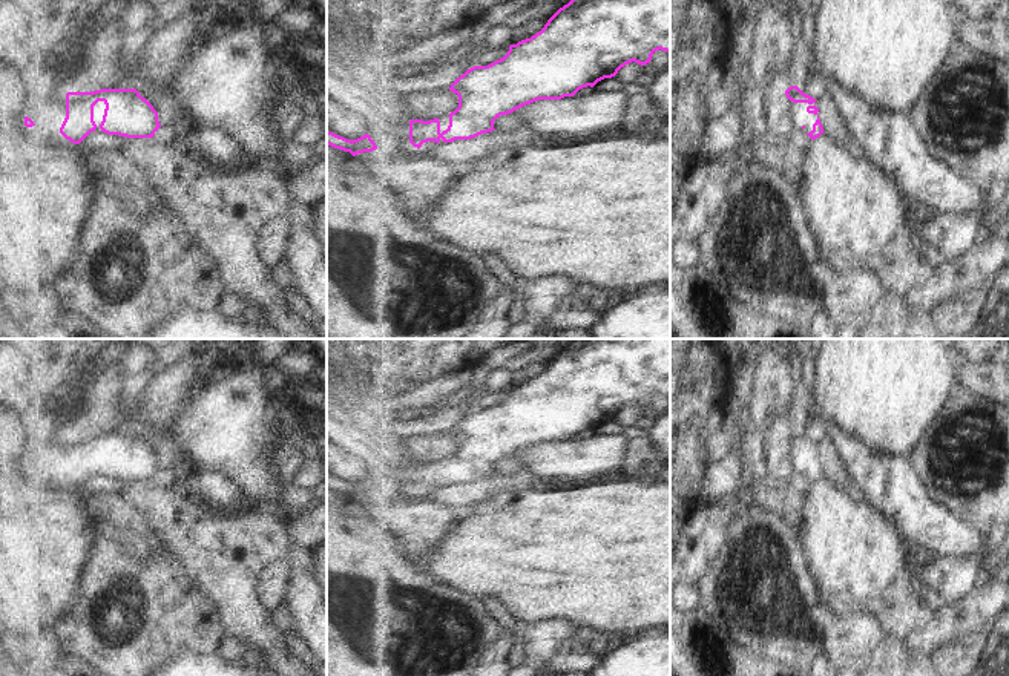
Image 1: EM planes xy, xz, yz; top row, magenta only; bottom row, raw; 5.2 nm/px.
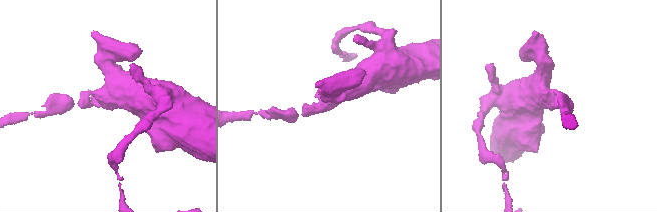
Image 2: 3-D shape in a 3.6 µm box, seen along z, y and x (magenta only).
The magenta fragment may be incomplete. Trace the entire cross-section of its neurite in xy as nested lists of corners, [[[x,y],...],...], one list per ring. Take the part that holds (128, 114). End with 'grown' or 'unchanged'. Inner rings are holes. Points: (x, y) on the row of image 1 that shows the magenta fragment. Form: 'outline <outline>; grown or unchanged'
outline [[[136,89],[67,92],[66,118],[60,133],[71,143],[80,144],[97,127],[107,135],[153,138],[161,124],[158,112]],[[98,101],[106,104],[100,126],[94,121],[94,106]]]; unchanged

